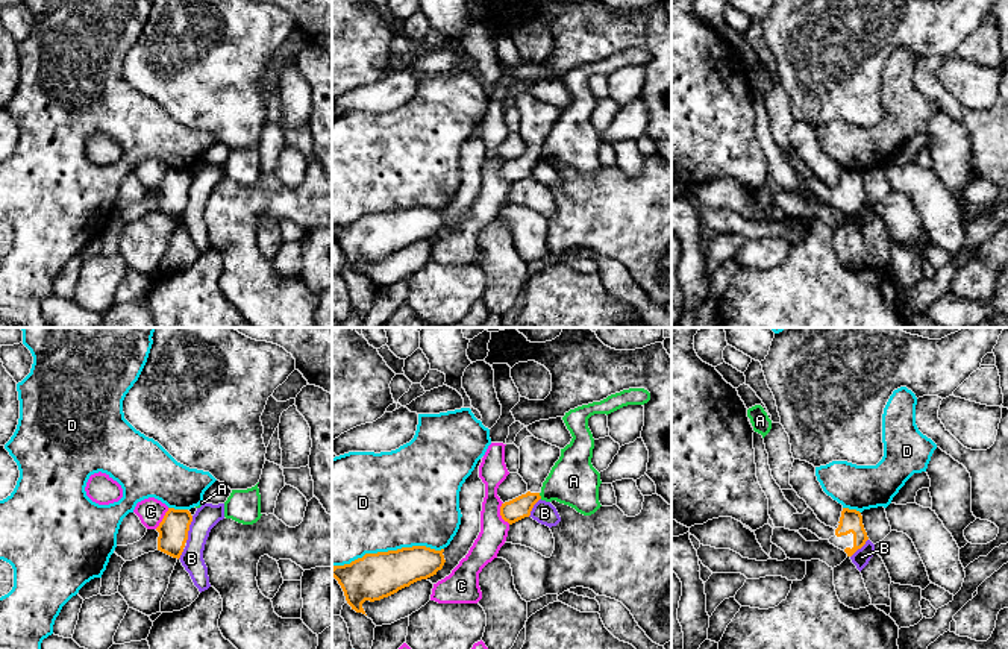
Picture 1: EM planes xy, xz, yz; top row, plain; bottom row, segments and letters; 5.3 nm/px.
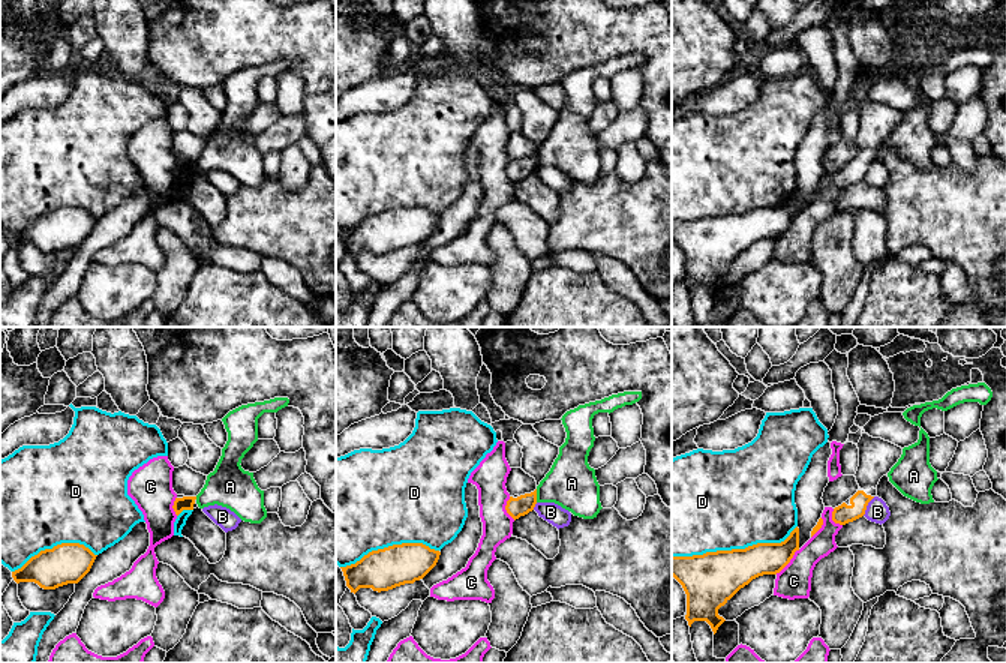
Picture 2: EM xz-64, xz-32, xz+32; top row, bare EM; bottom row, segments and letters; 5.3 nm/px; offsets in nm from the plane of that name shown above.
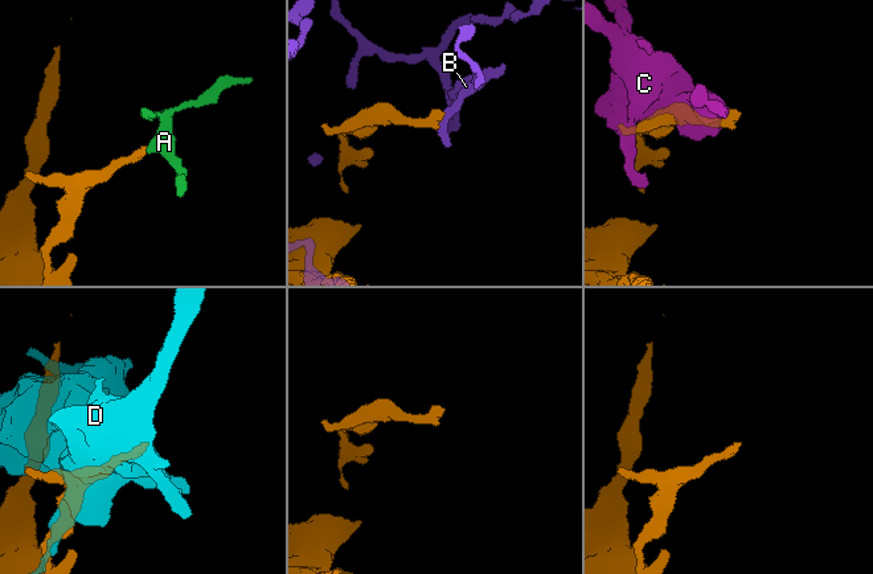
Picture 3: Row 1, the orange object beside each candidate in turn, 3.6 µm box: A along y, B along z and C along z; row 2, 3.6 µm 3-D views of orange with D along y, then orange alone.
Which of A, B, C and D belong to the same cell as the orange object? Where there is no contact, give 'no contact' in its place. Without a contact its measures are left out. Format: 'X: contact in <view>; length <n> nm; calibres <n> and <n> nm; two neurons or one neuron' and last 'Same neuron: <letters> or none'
A: contact in xz; length 40 nm; calibres 120 and 260 nm; two neurons
B: contact in xy; length 150 nm; calibres 160 and 120 nm; two neurons
C: contact in xz; length 130 nm; calibres 120 and 150 nm; two neurons
D: contact in xz; length 600 nm; calibres 240 and 500 nm; two neurons
Same neuron: none

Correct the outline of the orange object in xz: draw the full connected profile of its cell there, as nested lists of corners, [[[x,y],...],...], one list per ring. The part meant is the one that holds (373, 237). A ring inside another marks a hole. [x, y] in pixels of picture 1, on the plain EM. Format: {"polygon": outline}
{"polygon": [[[426,206],[365,214],[344,226],[333,226],[332,237],[341,246],[347,264],[365,274],[362,264],[388,258],[411,244],[427,240],[443,229],[444,209]]]}

